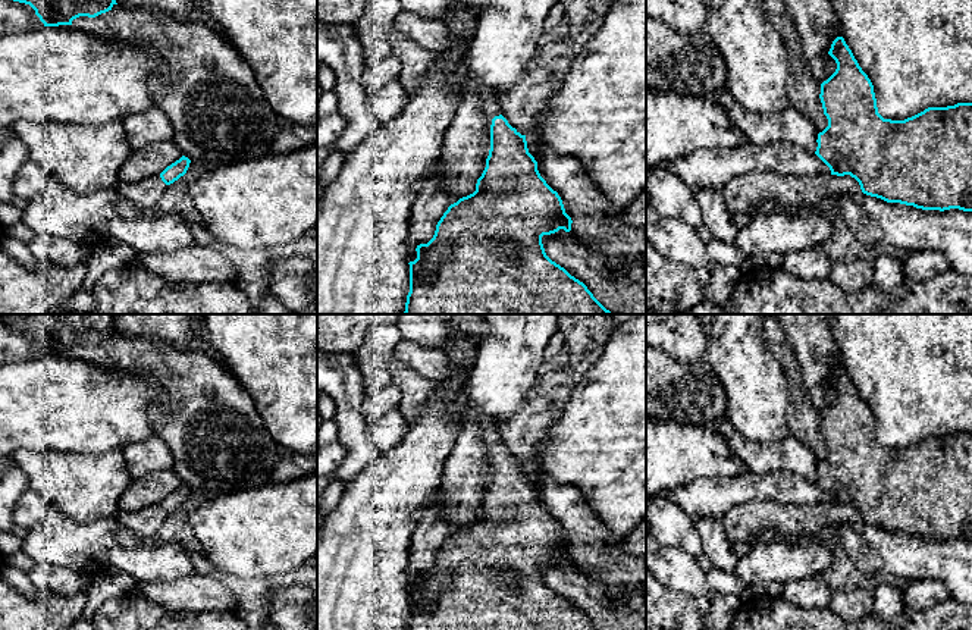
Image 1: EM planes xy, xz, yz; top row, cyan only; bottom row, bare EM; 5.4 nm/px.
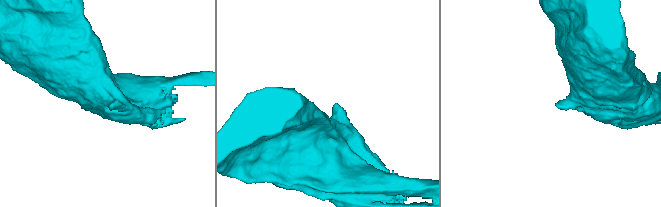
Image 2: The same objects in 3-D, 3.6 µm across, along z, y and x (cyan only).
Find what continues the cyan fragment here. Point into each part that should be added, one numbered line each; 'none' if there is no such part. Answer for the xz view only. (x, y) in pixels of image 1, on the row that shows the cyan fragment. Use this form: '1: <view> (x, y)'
1: xz (489, 104)

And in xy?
1: xy (146, 194)

